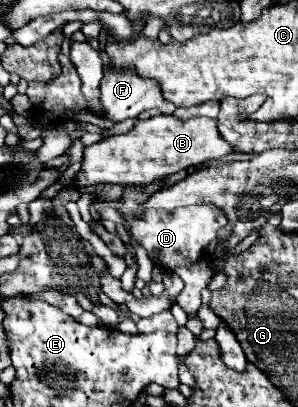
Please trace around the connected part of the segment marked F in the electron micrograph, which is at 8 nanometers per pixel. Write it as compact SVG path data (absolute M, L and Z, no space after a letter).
M106 70L100 92L106 118L112 122L136 118L150 108L158 108L162 114L176 110L176 106L164 100L160 84L150 78L140 78L136 70Z

